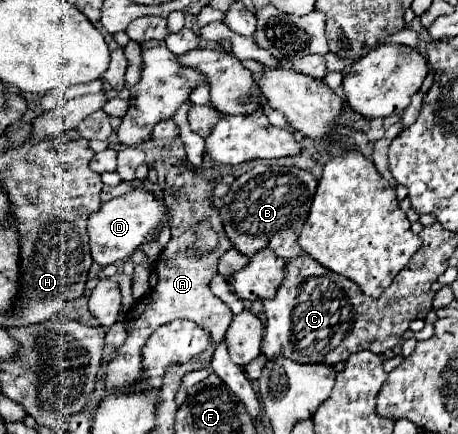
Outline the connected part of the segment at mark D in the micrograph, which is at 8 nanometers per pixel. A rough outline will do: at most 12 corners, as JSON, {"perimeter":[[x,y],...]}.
{"perimeter":[[147,189],[103,203],[87,221],[93,261],[129,259],[167,207]]}

